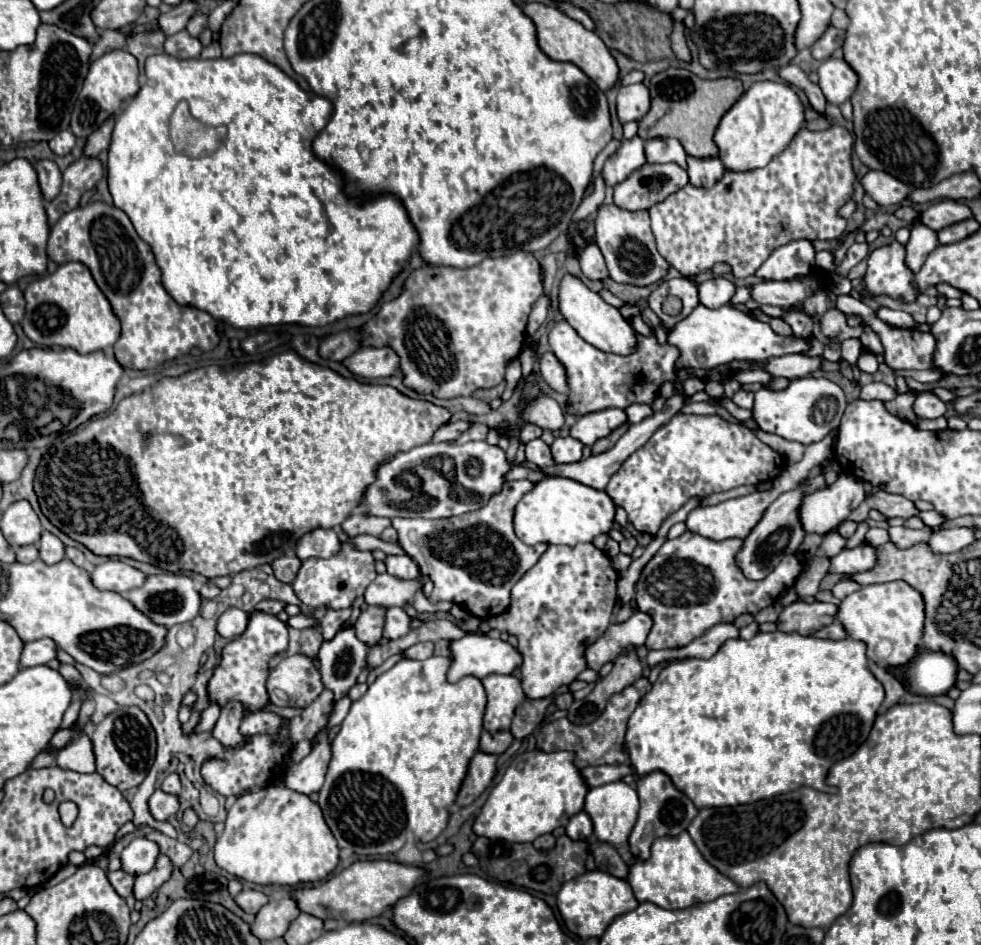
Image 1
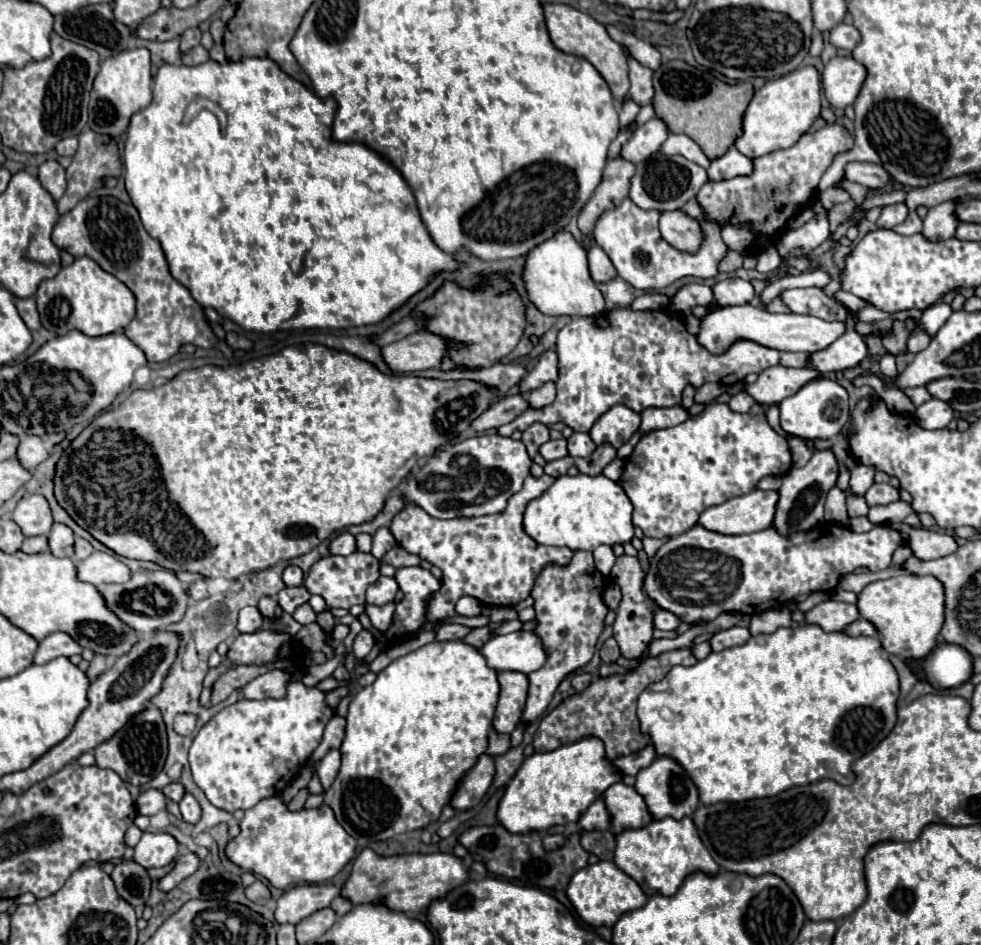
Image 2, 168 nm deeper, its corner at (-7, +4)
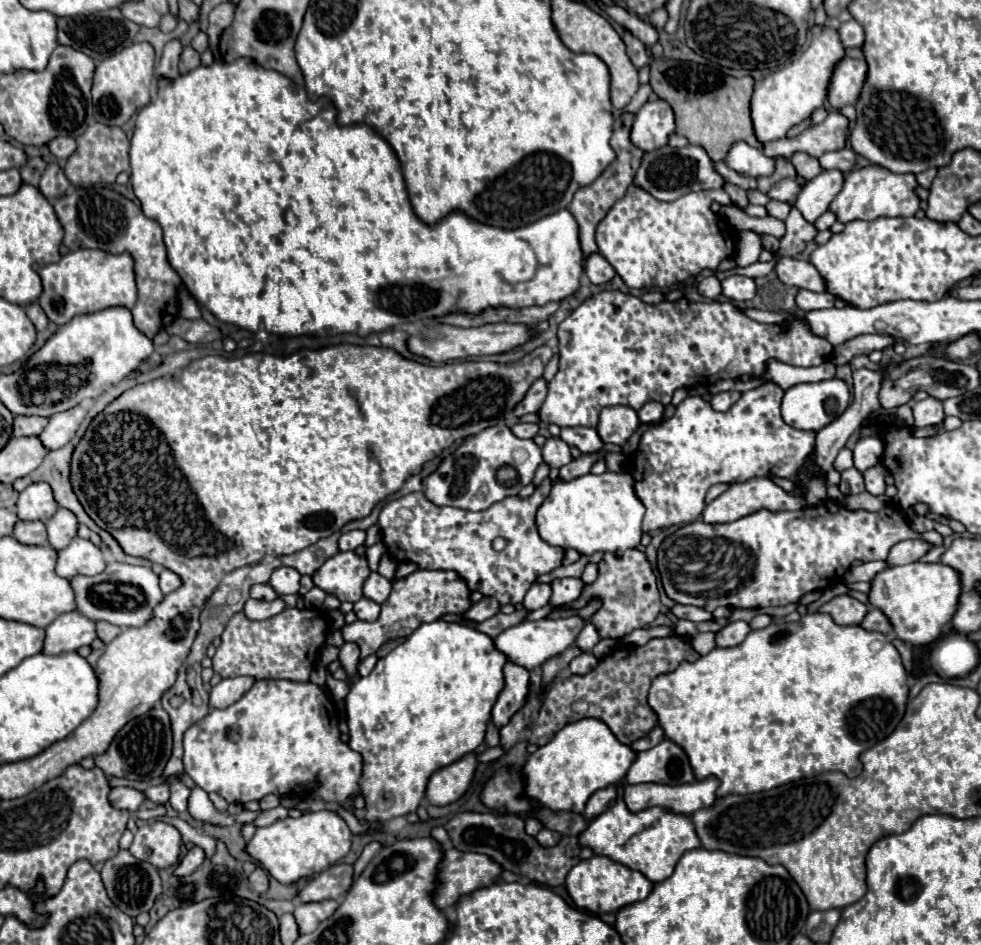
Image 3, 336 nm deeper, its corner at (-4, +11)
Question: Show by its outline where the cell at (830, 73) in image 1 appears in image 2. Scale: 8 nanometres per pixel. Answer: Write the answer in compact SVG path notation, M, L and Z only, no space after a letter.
M835 56L825 64L823 70L823 90L825 98L833 108L845 108L855 102L861 84L867 76L867 70L863 64L859 64L853 58Z

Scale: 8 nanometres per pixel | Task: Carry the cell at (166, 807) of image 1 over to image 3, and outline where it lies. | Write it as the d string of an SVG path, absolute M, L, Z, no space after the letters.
M114 787L110 793L110 801L112 805L116 805L116 809L138 811L138 807L146 801L146 795L132 787Z

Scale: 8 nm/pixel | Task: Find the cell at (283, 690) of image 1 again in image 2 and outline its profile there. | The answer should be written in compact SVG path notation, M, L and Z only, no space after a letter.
M269 670L249 684L243 686L241 696L247 700L263 700L263 698L283 698L285 688L289 684L289 674L283 670Z

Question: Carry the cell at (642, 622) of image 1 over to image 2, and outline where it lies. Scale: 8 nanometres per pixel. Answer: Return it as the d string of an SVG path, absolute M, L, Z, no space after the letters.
M659 608L659 610L655 610L655 628L659 628L659 630L667 630L667 632L671 632L671 630L677 630L677 626L681 624L681 620L679 620L679 616L675 616L673 612L667 612L667 610L663 610L663 608Z

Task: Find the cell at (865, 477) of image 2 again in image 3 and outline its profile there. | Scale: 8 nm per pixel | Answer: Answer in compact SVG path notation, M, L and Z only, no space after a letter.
M864 437L854 447L854 467L864 473L866 469L878 465L884 443L878 437Z

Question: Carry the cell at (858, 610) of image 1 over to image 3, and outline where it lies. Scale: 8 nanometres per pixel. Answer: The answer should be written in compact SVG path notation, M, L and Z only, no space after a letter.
M916 561L916 563L888 567L888 569L880 571L870 583L868 603L872 607L880 609L888 617L888 621L900 641L910 643L910 645L928 645L938 639L938 635L942 633L942 627L952 619L956 605L958 605L958 595L960 595L960 577L952 567L942 565L942 563L918 563Z

